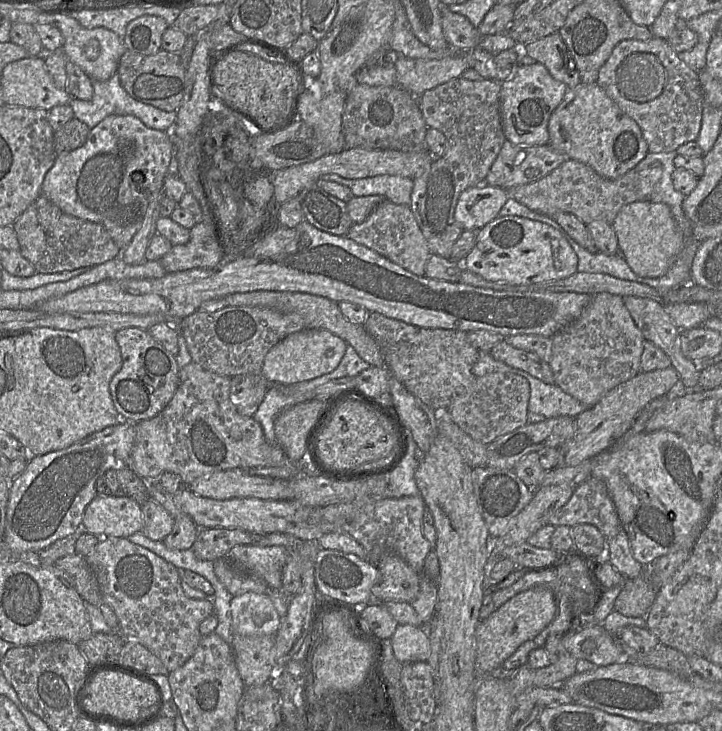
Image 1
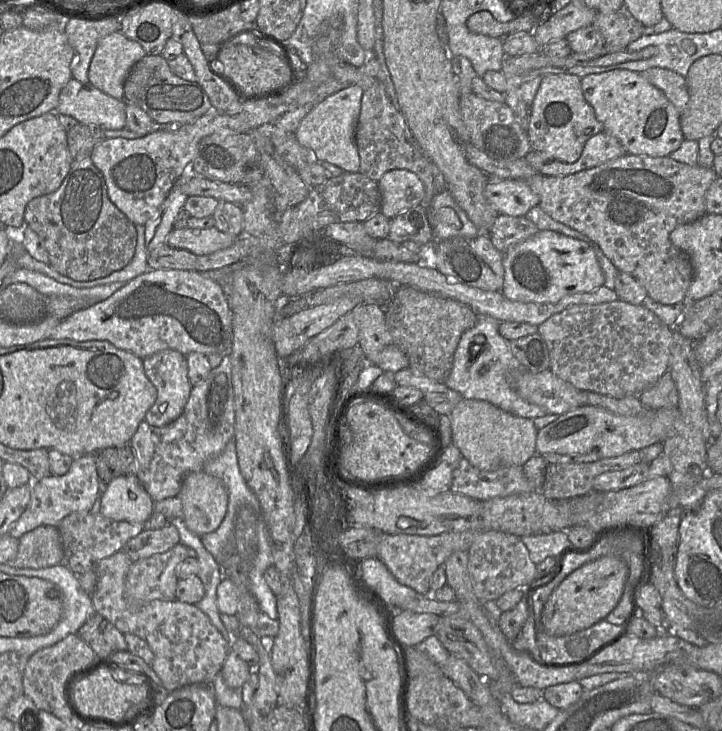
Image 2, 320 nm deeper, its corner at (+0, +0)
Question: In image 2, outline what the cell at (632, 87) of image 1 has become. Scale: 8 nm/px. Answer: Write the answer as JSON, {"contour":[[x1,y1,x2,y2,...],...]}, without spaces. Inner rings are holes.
{"contour":[[653,67,642,75,656,88,661,90,667,99,682,113,689,101,686,78,666,68]]}

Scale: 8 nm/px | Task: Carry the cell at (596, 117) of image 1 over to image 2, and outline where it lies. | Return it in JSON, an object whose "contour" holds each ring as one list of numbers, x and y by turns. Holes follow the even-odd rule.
{"contour":[[616,69,589,74,581,78,581,90,593,107,596,119,603,124,602,132,618,139,627,154,665,157,685,140,680,124,681,113,640,72]]}

